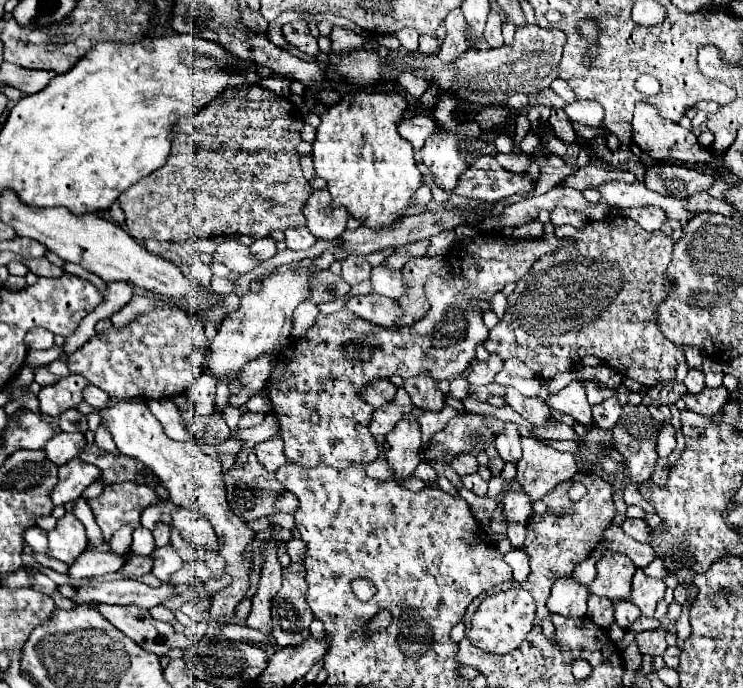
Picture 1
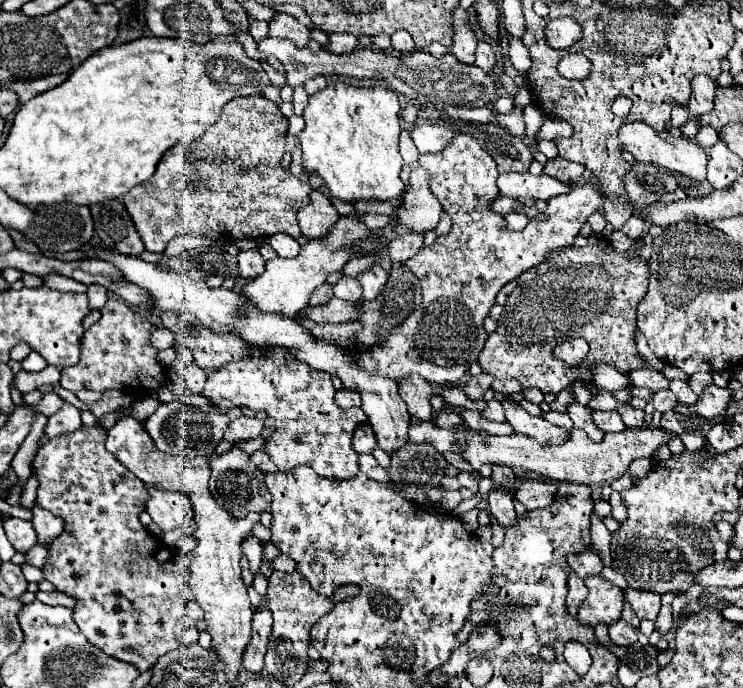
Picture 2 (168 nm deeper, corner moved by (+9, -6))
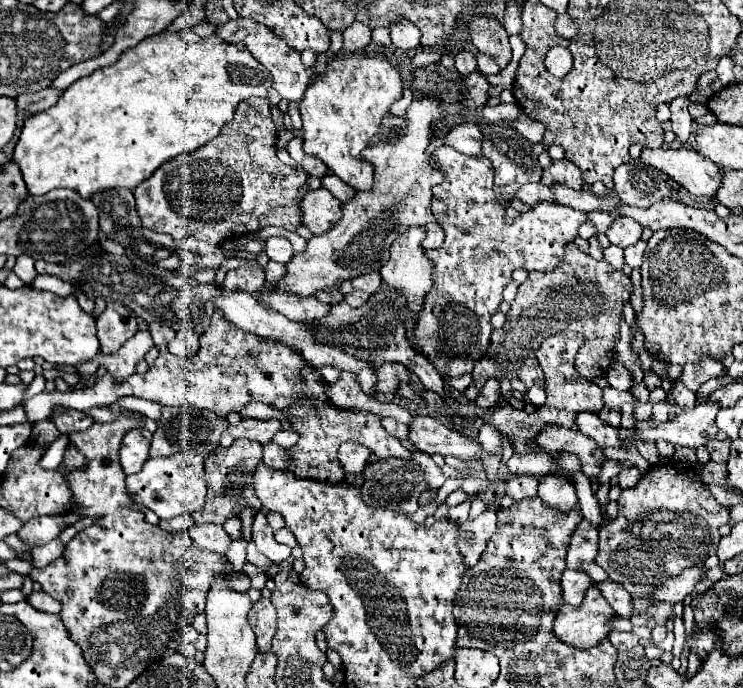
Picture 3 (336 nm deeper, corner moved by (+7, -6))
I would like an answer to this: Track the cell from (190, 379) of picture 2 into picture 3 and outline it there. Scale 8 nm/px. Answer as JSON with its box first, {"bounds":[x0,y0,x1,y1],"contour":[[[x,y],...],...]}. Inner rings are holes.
{"bounds":[169,330,199,358],"contour":[[[193,330],[177,332],[177,338],[169,344],[169,352],[181,358],[195,358],[199,350],[199,336]]]}

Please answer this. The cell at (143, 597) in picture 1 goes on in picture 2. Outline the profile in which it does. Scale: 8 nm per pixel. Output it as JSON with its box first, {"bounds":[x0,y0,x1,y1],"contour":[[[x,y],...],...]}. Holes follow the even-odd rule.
{"bounds":[35,592,75,608],"contour":[[[37,592],[35,598],[47,606],[65,606],[65,608],[73,608],[75,606],[75,600],[67,594],[61,594],[61,592]]]}

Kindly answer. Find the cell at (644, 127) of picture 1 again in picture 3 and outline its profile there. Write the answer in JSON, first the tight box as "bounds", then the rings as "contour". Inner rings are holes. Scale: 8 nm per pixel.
{"bounds":[641,148,719,196],"contour":[[[643,148],[641,160],[677,180],[693,196],[713,196],[719,188],[717,164],[689,148]]]}

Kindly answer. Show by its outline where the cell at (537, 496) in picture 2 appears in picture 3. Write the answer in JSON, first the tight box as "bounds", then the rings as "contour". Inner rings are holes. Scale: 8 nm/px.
{"bounds":[537,474,577,512],"contour":[[[547,474],[547,480],[539,484],[537,496],[547,506],[553,506],[561,512],[567,512],[577,504],[575,482],[571,478],[563,478],[561,474]]]}

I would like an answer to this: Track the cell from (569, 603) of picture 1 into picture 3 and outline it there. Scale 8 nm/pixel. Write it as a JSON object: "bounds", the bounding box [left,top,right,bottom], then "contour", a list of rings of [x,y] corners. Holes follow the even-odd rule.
{"bounds":[561,570,591,606],"contour":[[[565,570],[563,576],[561,576],[561,586],[563,586],[563,600],[565,600],[565,604],[581,606],[587,586],[591,586],[591,578],[585,572]]]}

